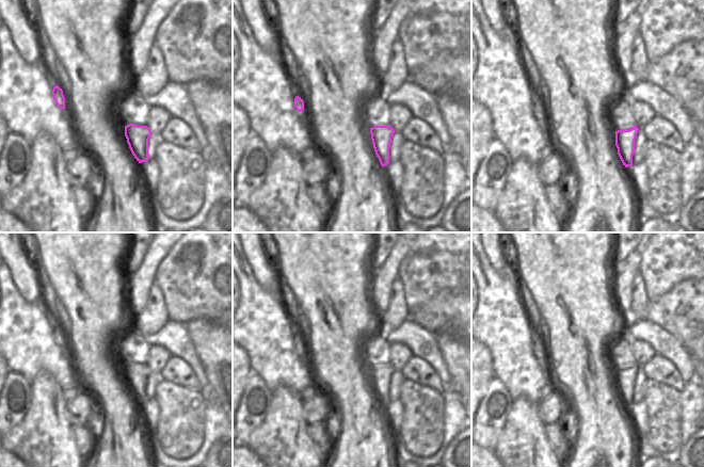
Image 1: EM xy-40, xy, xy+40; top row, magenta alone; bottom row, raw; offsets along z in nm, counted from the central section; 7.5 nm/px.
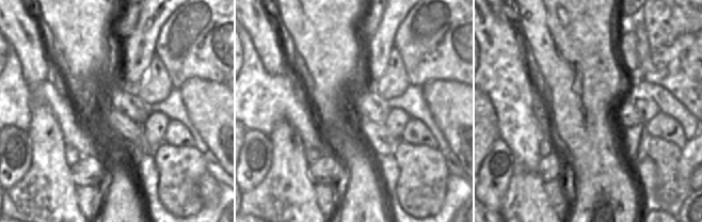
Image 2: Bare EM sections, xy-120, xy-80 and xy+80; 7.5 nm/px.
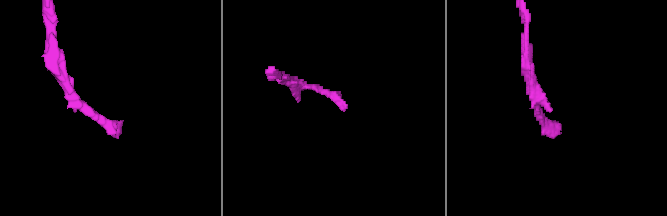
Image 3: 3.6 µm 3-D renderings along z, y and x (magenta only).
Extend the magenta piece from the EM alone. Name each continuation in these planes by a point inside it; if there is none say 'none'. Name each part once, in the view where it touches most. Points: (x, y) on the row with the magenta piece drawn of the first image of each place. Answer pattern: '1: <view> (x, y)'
1: xy+40 (640, 140)

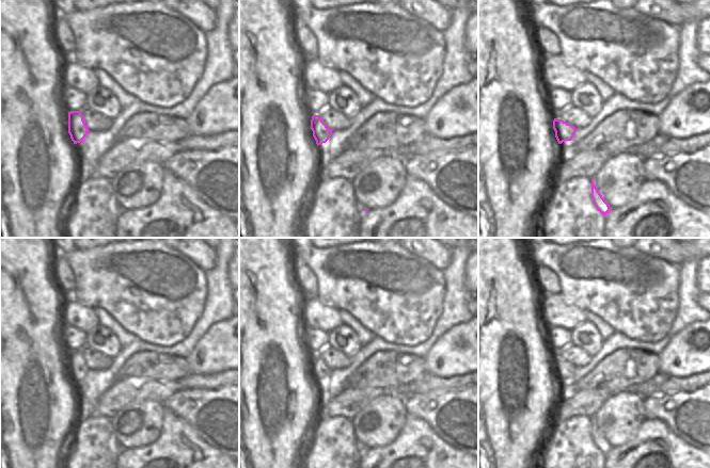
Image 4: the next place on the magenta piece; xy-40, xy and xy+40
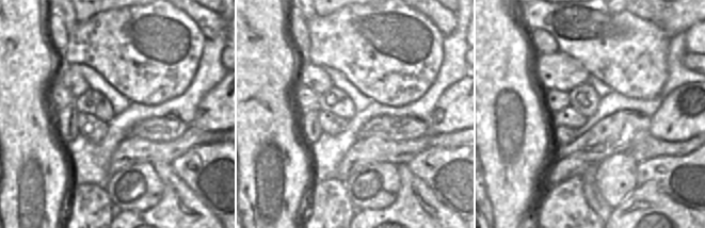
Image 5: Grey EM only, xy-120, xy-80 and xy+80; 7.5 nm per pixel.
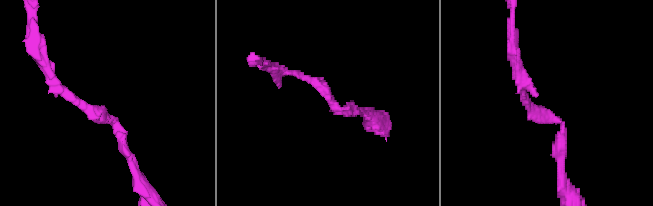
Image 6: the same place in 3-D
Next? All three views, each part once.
none

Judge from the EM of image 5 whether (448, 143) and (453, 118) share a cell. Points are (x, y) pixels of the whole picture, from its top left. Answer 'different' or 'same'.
different

